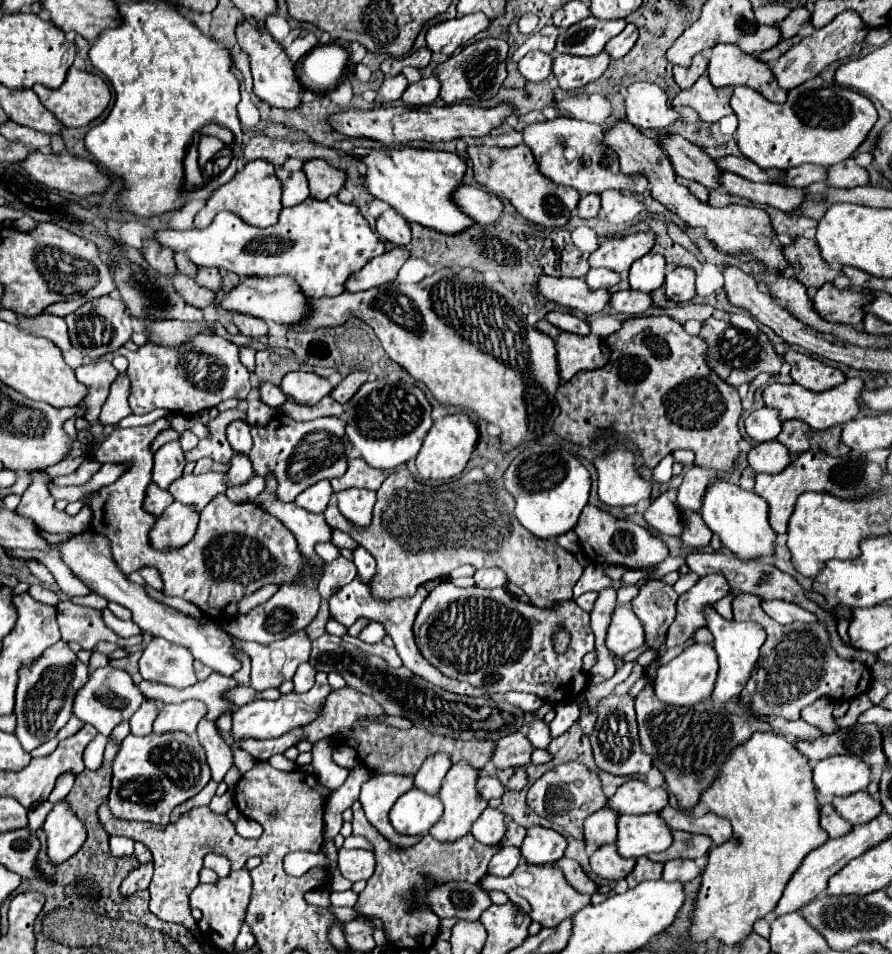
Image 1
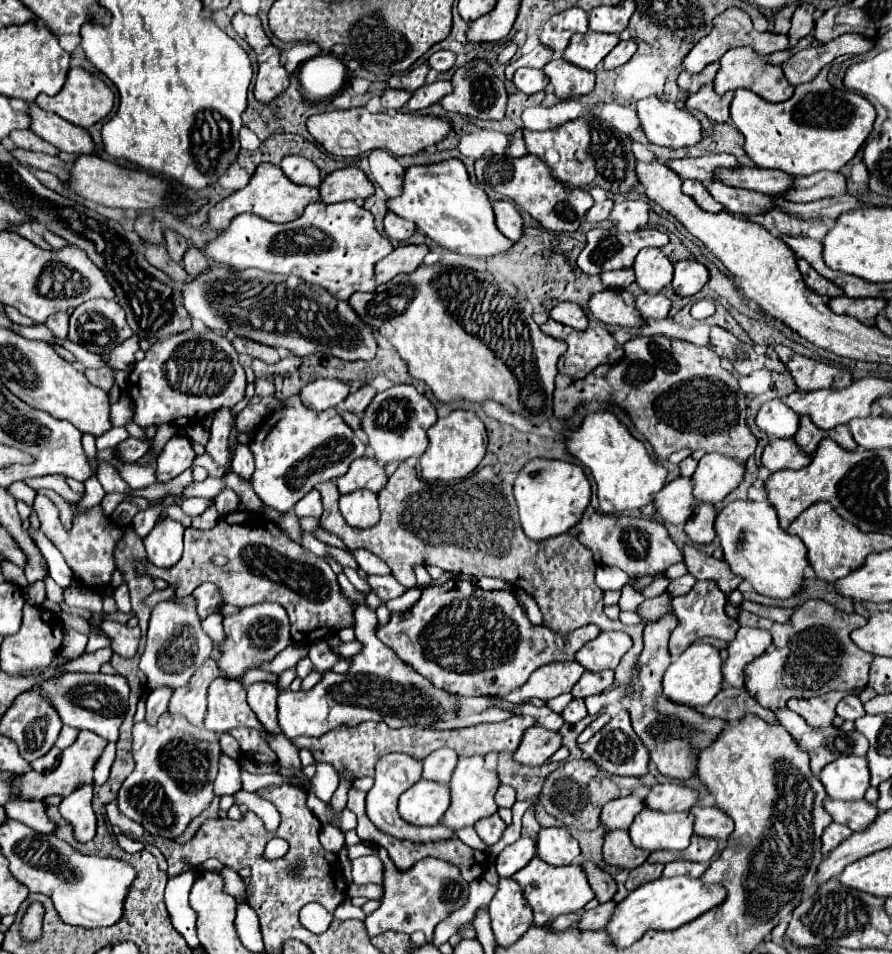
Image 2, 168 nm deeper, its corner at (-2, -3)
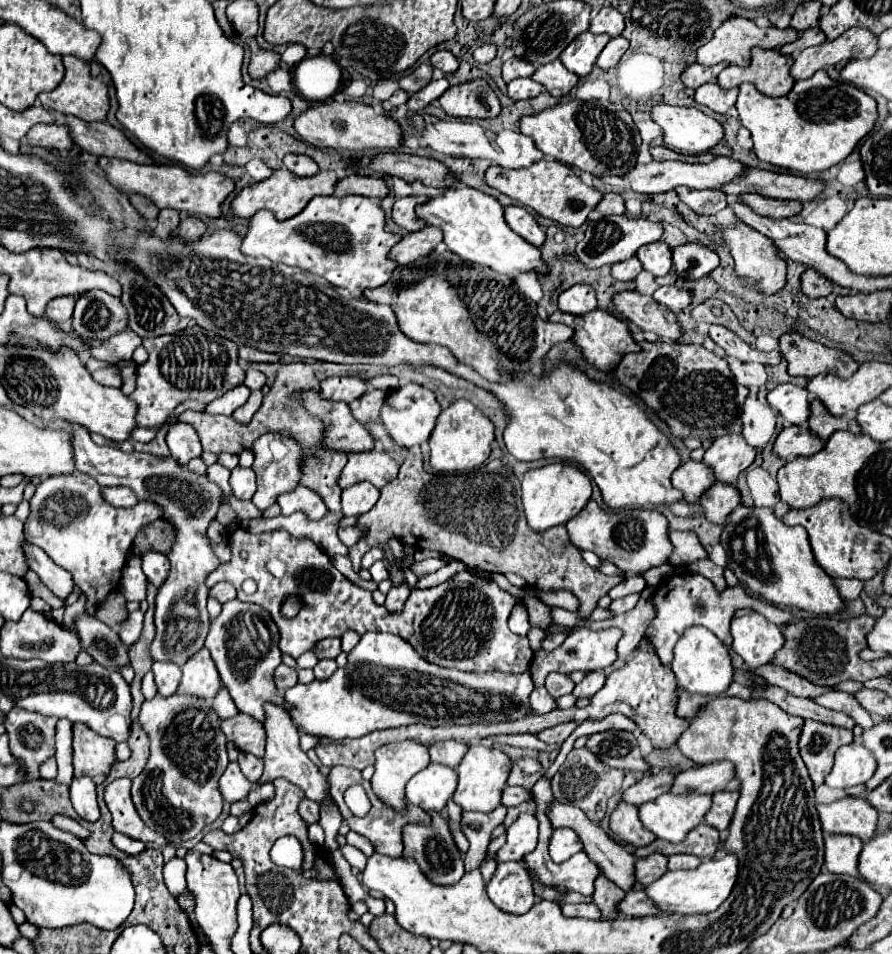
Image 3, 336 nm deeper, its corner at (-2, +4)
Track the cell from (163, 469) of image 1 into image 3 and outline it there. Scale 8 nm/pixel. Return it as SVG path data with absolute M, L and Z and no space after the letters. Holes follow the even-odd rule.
M177 422L169 428L167 446L171 450L171 456L179 464L187 464L189 460L201 456L201 452L203 452L195 428L191 424L185 424L185 422Z

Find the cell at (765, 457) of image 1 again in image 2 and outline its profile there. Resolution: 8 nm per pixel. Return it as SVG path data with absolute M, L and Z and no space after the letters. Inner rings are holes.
M771 439L761 461L763 467L775 473L779 469L803 469L811 463L811 455L807 455L793 439Z

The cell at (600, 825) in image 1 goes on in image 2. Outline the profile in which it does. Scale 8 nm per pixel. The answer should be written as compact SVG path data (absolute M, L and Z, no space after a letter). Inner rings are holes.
M627 795L627 797L619 797L619 799L613 799L609 801L603 811L601 811L601 823L607 827L607 829L613 829L613 827L631 827L635 815L645 809L645 801L637 795Z

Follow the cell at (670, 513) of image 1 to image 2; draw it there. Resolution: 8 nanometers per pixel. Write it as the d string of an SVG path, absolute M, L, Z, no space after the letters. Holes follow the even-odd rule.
M677 477L655 495L657 513L673 525L683 525L691 517L695 505L697 499L693 497L693 481L687 477Z

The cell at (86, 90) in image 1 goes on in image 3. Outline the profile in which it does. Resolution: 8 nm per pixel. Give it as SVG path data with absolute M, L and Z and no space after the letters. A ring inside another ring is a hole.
M65 56L63 64L65 64L65 78L63 78L63 82L55 90L39 94L41 106L47 108L47 110L57 110L61 114L77 116L77 118L87 120L87 122L91 122L91 120L105 120L105 116L109 112L107 84L101 80L101 76L91 76L89 62L85 62L81 58Z

